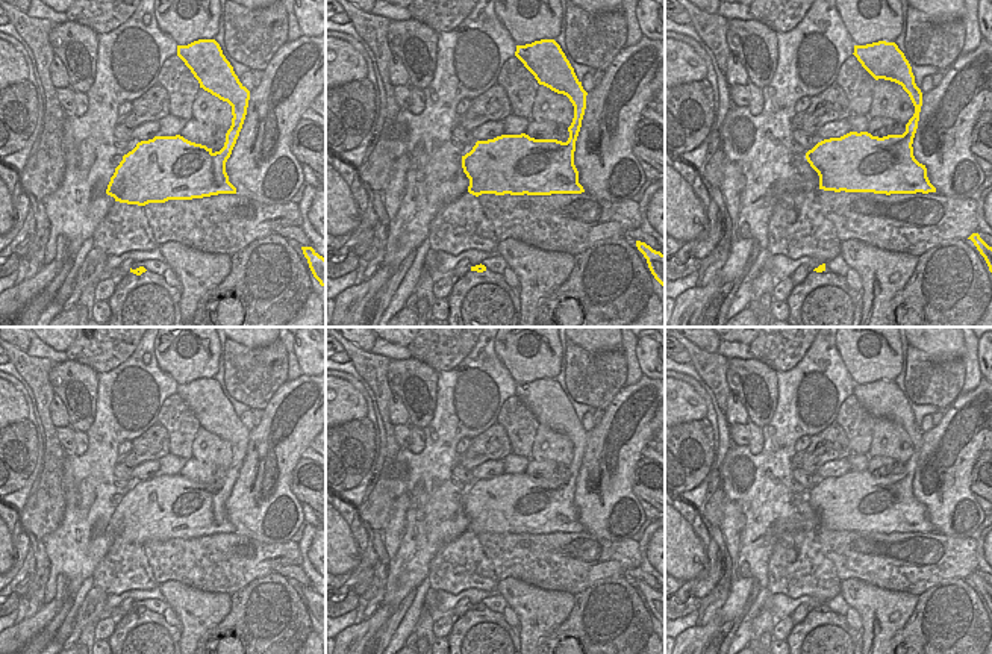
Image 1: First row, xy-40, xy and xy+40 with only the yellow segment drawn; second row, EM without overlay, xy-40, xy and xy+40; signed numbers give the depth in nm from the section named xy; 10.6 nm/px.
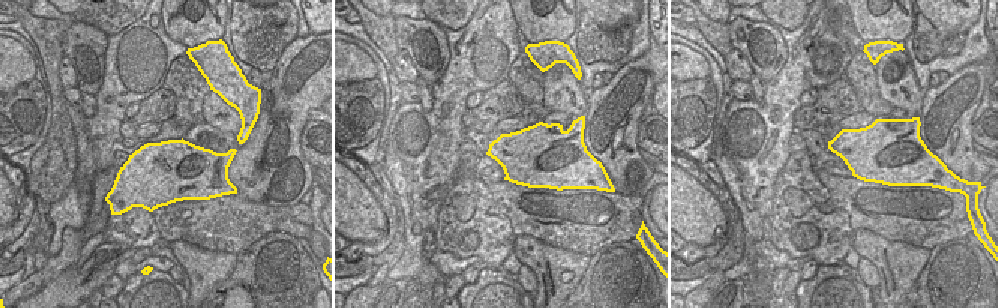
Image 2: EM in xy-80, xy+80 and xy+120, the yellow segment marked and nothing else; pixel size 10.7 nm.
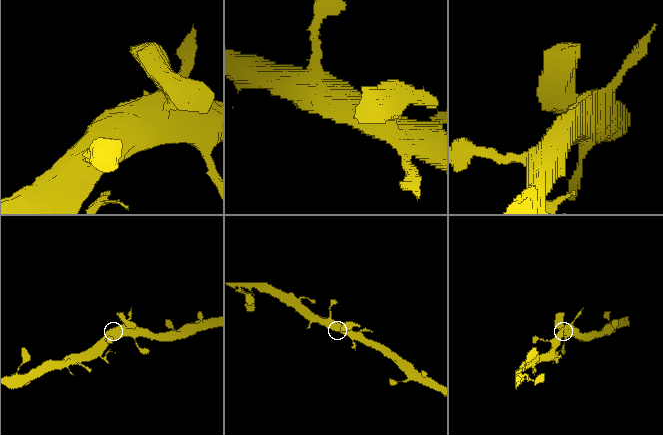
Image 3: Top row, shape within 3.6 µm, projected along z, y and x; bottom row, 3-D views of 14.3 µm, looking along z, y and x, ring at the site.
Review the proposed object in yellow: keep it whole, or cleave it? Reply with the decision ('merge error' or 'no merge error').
no merge error

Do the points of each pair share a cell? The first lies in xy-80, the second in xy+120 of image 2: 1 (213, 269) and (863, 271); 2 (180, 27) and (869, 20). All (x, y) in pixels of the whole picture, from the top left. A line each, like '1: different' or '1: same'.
1: different
2: same

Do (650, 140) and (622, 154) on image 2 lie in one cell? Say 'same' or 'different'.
different

